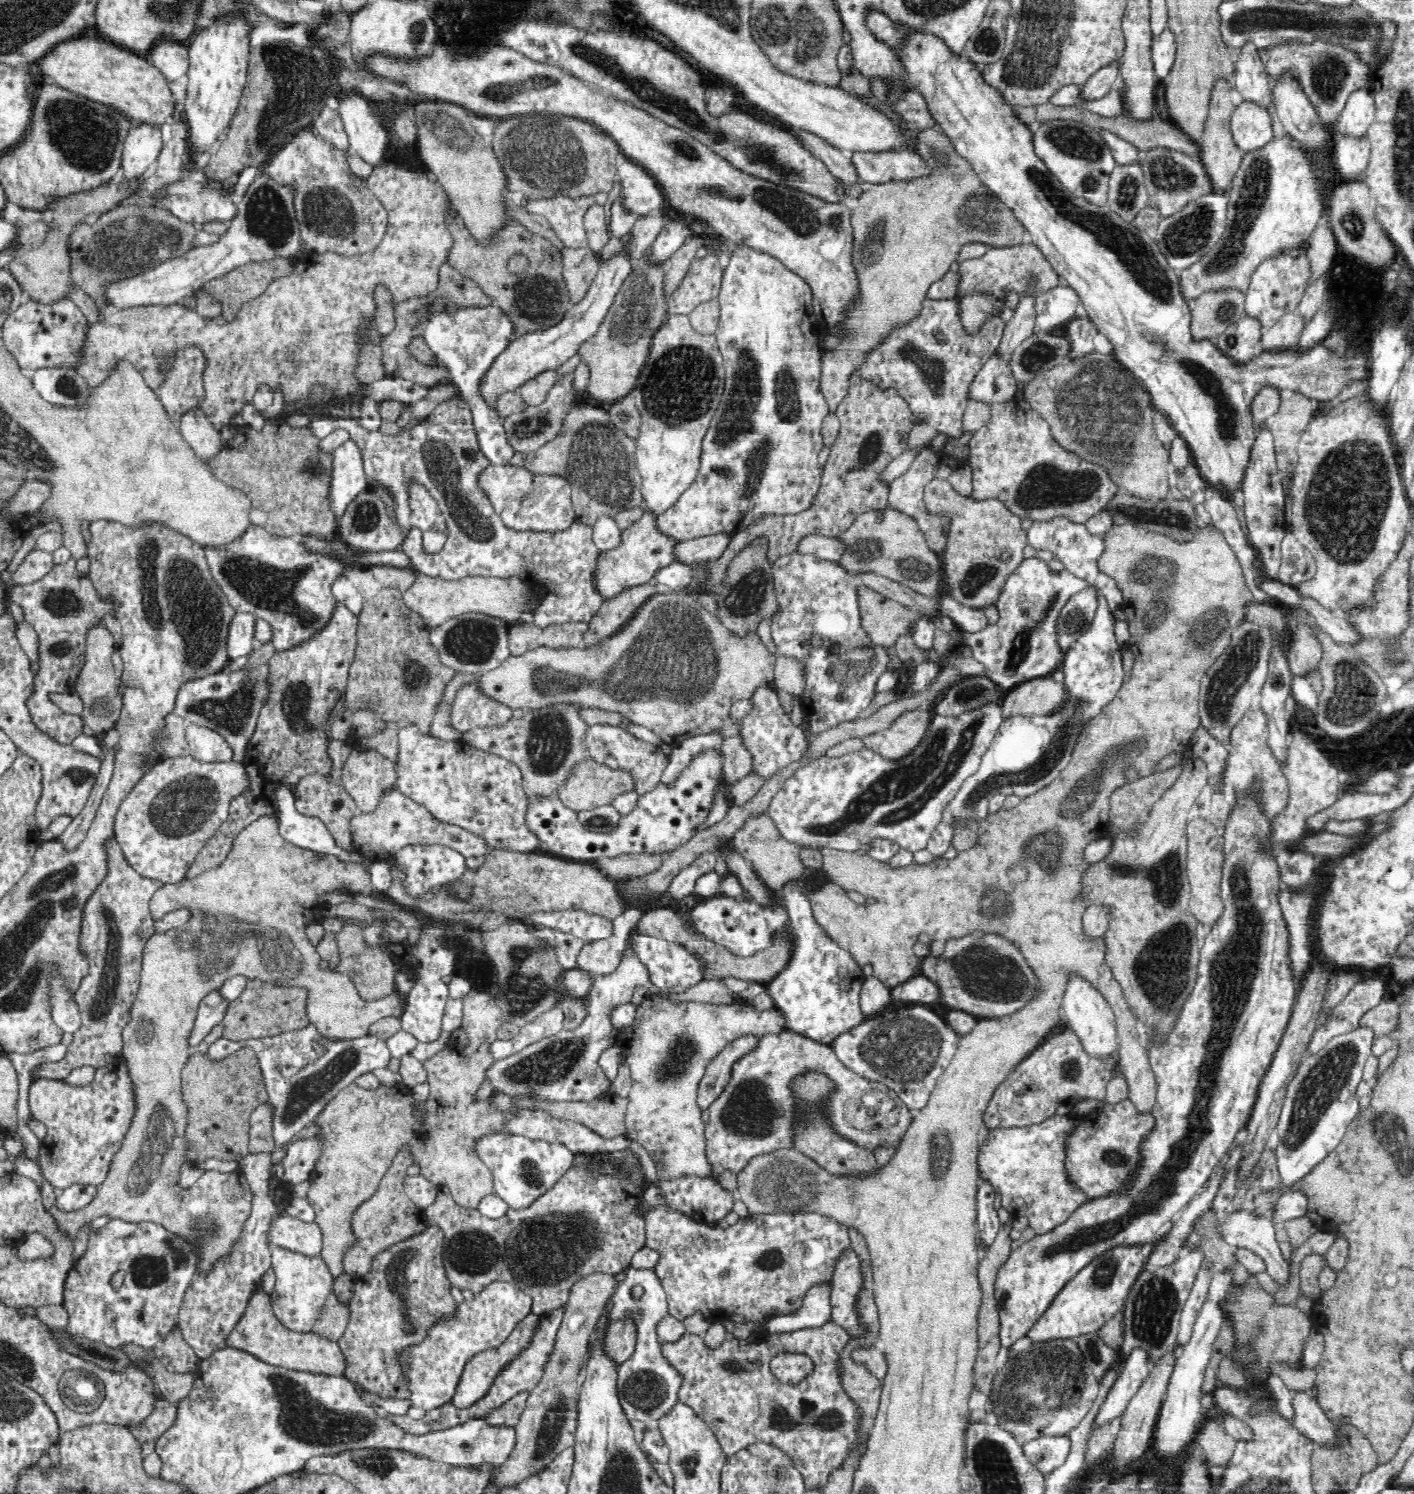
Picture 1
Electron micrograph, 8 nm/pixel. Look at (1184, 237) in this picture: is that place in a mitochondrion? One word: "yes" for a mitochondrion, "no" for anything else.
yes

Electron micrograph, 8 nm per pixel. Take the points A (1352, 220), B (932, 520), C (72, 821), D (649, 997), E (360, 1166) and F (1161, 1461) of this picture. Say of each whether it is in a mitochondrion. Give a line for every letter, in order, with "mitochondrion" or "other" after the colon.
A: mitochondrion
B: other
C: other
D: other
E: other
F: other

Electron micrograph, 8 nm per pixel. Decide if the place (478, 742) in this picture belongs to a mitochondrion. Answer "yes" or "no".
no

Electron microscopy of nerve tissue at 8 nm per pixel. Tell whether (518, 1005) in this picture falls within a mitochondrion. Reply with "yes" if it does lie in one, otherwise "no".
yes

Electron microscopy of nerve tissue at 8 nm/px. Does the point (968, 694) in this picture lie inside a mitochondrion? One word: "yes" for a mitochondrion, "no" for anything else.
yes

